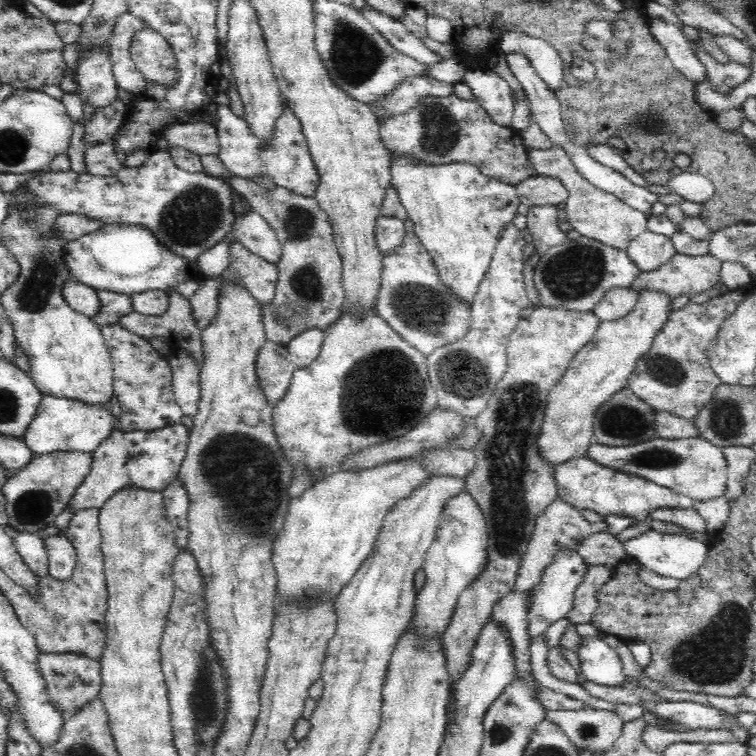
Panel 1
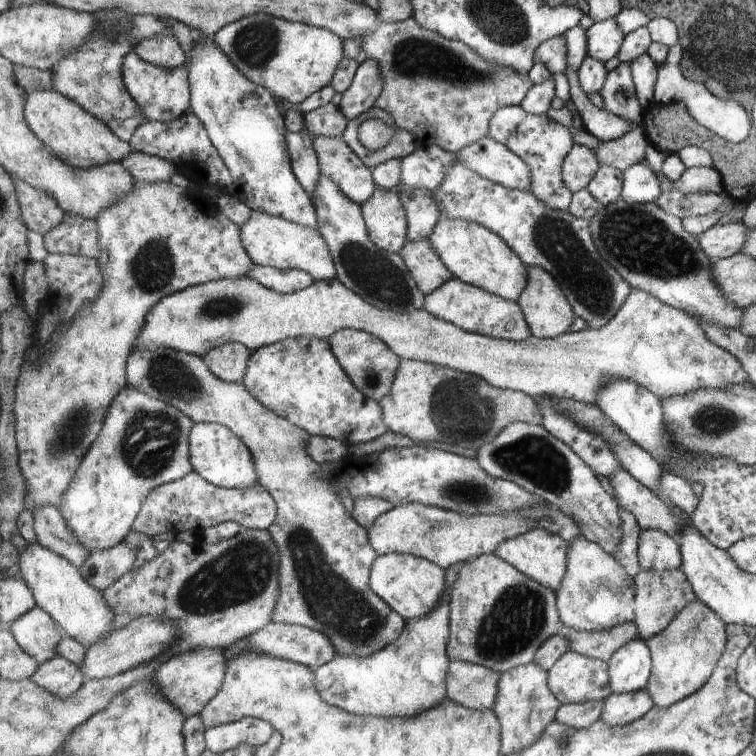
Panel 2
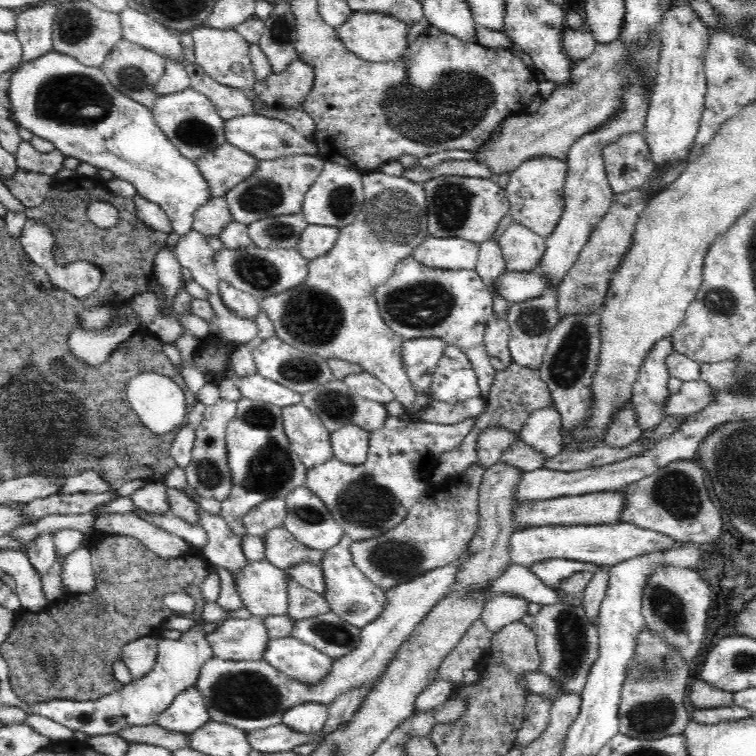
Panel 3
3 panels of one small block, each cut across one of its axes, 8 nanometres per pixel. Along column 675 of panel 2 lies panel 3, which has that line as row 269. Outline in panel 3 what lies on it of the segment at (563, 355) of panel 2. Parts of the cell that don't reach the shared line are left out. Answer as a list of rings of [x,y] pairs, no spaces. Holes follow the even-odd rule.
[[[383,171],[366,172],[362,174],[362,178],[365,200],[355,222],[340,227],[338,241],[327,256],[309,261],[308,278],[302,285],[278,295],[266,296],[260,306],[264,307],[268,317],[274,323],[275,334],[280,340],[284,340],[291,347],[298,348],[304,353],[318,355],[326,361],[337,359],[360,364],[366,372],[378,378],[395,394],[404,410],[416,414],[418,419],[427,423],[458,424],[470,418],[476,418],[487,407],[487,401],[482,396],[470,398],[458,404],[444,402],[436,405],[423,401],[417,395],[414,386],[410,384],[410,379],[407,378],[406,370],[403,370],[403,345],[407,340],[387,326],[377,305],[375,293],[378,286],[386,284],[394,275],[398,263],[412,256],[415,249],[430,236],[427,196],[423,183],[415,183],[406,176],[389,176]]]

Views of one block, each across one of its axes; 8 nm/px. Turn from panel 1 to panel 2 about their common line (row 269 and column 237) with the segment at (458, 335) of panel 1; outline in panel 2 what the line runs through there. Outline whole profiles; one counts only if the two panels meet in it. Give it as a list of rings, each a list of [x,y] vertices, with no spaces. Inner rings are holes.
[[[143,347],[142,349],[135,349],[131,354],[131,357],[128,359],[128,380],[133,387],[144,391],[148,396],[168,403],[169,405],[176,407],[178,410],[181,410],[196,424],[216,423],[228,427],[234,434],[237,434],[237,437],[241,438],[241,440],[243,440],[247,444],[247,447],[252,451],[252,456],[256,463],[256,470],[260,475],[260,484],[272,495],[272,498],[276,500],[276,504],[278,505],[278,516],[276,522],[268,529],[269,535],[272,536],[273,541],[276,543],[277,549],[280,552],[280,600],[277,602],[276,610],[273,612],[273,621],[311,627],[312,629],[321,632],[321,634],[323,634],[328,641],[333,644],[333,647],[336,648],[336,655],[348,655],[349,657],[359,659],[371,657],[378,651],[388,648],[393,642],[396,642],[401,637],[401,634],[404,633],[405,626],[408,625],[407,620],[403,619],[391,606],[388,606],[384,599],[377,596],[376,592],[373,591],[370,586],[372,569],[379,556],[372,548],[371,542],[368,540],[368,530],[363,526],[360,526],[360,524],[347,513],[345,506],[340,502],[339,495],[332,490],[331,483],[327,482],[327,479],[320,478],[319,464],[314,462],[306,452],[308,439],[310,438],[307,431],[303,431],[300,427],[294,426],[288,419],[277,415],[275,411],[269,411],[269,408],[265,407],[263,403],[260,403],[259,400],[249,392],[248,388],[245,387],[243,383],[226,382],[225,380],[218,378],[207,367],[203,357],[193,354],[181,353],[180,351],[166,347],[158,347],[157,349]]]

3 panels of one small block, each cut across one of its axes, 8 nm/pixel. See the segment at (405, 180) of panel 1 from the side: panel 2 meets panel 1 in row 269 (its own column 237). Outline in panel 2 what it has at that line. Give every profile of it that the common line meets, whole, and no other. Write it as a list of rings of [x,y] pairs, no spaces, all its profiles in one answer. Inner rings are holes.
[[[197,423],[190,437],[194,470],[208,482],[227,489],[246,490],[260,484],[252,451],[228,427],[216,423]]]

